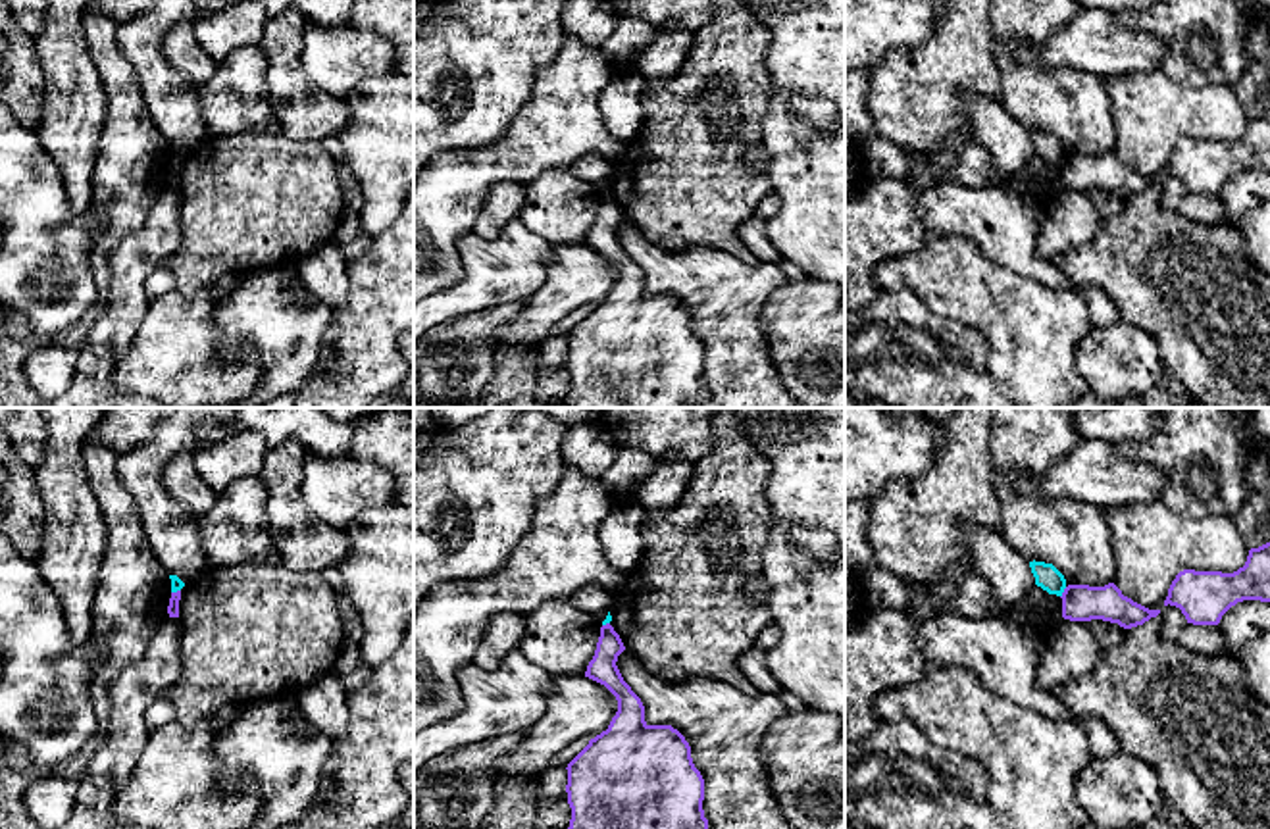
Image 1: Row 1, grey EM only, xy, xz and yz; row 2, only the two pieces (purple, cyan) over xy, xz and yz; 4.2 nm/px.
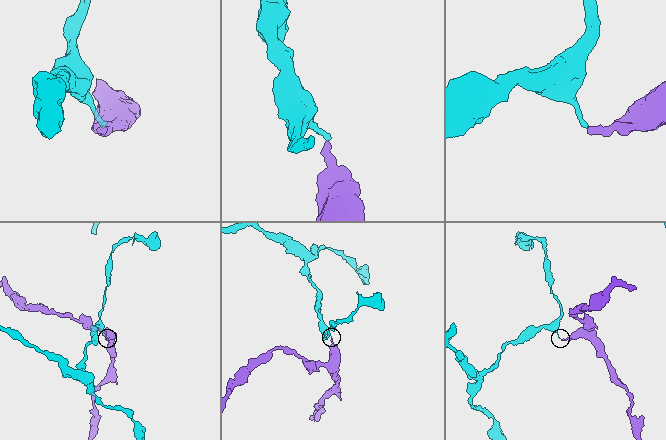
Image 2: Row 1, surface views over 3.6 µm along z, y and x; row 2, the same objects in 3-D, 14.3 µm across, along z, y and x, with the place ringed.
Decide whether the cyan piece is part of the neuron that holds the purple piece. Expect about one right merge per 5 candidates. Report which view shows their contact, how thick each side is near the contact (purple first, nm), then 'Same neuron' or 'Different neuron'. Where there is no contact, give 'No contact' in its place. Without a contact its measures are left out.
Touches purple in yz. Thickness 160 nm (purple) against 100 nm. Different neuron

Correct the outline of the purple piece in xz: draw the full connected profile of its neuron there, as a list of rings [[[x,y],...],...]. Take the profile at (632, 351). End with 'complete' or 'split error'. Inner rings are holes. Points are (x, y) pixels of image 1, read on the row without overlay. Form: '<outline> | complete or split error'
[[[610,192],[600,206],[585,246],[604,254],[618,269],[618,281],[606,300],[568,333],[570,396],[564,408],[700,408],[708,400],[704,387],[704,348],[695,337],[691,315],[672,294],[648,294],[641,267],[623,250],[616,231],[625,219]]] | complete

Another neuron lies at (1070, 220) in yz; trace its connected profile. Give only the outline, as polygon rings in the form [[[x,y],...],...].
[[[1060,187],[1045,204],[1035,239],[1035,256],[1049,262],[1068,250],[1089,244],[1103,225],[1089,190]]]

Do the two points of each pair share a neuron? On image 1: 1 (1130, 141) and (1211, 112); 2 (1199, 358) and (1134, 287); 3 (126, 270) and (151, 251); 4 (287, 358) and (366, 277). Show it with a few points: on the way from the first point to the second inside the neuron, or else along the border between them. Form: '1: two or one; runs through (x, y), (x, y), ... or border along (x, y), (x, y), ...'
1: one; runs through (1149, 124), (1161, 112), (1192, 112)
2: one; runs through (1188, 341), (1151, 304)
3: one; runs through (131, 264), (145, 251)
4: two; border along (333, 308), (320, 356)

